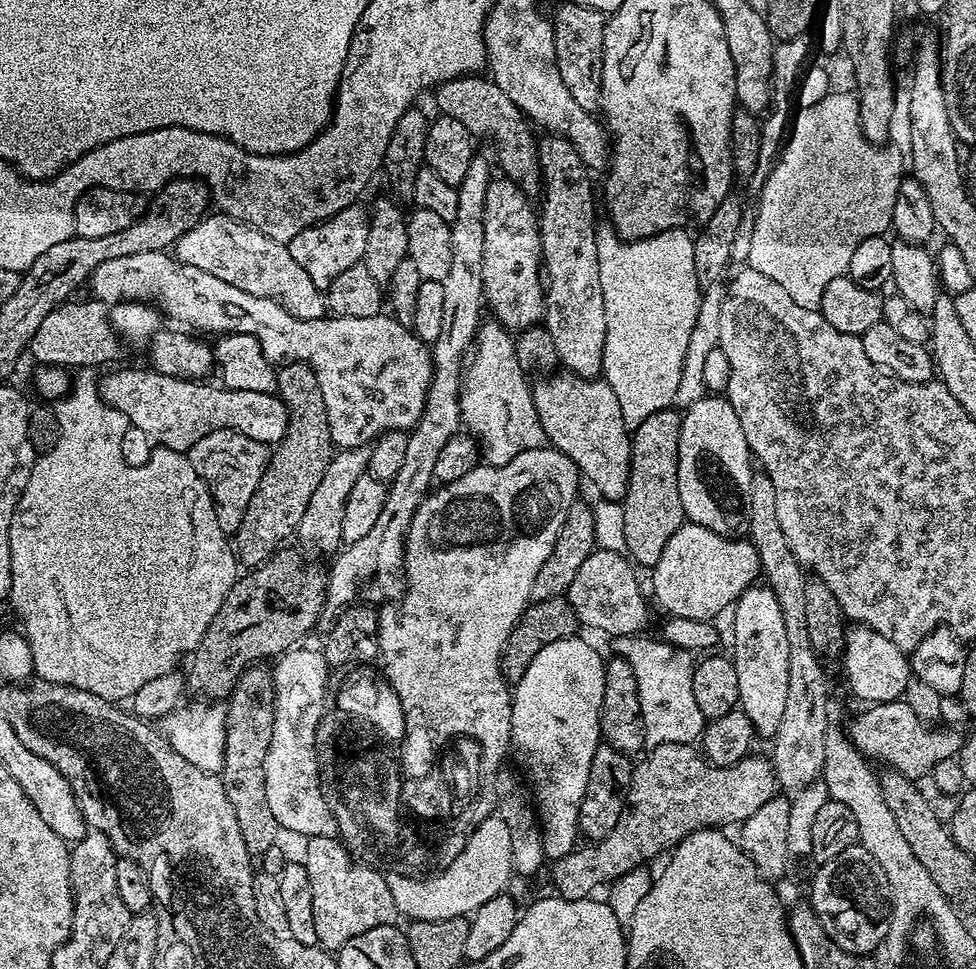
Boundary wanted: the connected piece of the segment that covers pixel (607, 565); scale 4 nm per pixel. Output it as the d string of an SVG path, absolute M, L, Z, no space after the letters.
M593 549L578 568L566 599L571 602L577 623L604 632L611 638L637 635L648 622L648 606L640 594L640 586L631 561L617 549Z

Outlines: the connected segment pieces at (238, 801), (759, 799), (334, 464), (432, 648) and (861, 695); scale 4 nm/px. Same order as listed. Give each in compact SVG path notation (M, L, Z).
M265 663L245 668L229 693L225 707L225 754L220 777L223 789L238 818L242 842L252 859L260 860L266 850L279 841L281 827L271 813L266 797L265 754L273 737L274 694L271 669Z
M657 744L640 759L635 761L626 807L622 810L618 823L614 825L614 830L610 830L610 834L606 834L606 838L595 846L588 846L592 848L577 846L565 856L555 857L551 861L555 895L567 900L589 899L595 893L592 892L595 888L600 888L603 884L604 887L611 885L612 881L617 880L622 874L647 865L649 863L647 860L652 860L655 856L663 857L671 853L676 845L699 828L743 824L746 818L750 818L750 814L762 810L762 806L766 806L766 802L770 802L778 792L776 769L773 768L771 759L764 757L763 760L755 754L745 756L737 764L720 766L705 759L692 744Z
M362 447L346 448L333 453L332 460L327 464L326 472L314 490L310 503L306 506L305 514L302 514L302 522L297 528L297 535L306 545L318 552L335 553L343 543L342 519L346 510L346 498L350 496L354 483L358 478L367 473L369 454L371 449Z
M545 446L543 448L535 448L534 450L526 450L522 454L510 458L510 462L506 462L506 466L493 466L493 464L481 463L462 478L458 478L457 481L441 484L435 491L424 497L424 500L420 503L418 510L414 514L414 518L410 522L408 533L404 538L402 576L406 581L406 587L403 589L398 602L385 603L379 609L376 635L374 637L374 643L380 647L380 660L384 663L384 668L382 667L383 675L386 677L388 683L392 685L393 690L397 692L398 698L401 699L402 710L408 717L408 740L467 740L468 738L482 738L492 742L492 752L495 757L496 755L504 756L507 752L509 755L510 743L512 741L512 692L510 691L509 681L505 680L503 674L500 672L500 655L504 649L506 638L510 638L514 626L519 624L521 616L524 615L524 609L528 607L530 601L533 599L532 587L534 586L534 578L538 578L538 570L542 570L542 562L546 562L546 558L550 558L550 550L554 550L554 542L558 538L558 530L562 530L562 522L566 522L566 514L570 510L570 506L577 503L576 487L579 484L582 484L582 477L576 463L565 452L559 452L556 448Z
M852 626L847 629L846 643L843 647L844 672L848 675L848 684L852 687L852 692L860 700L866 701L869 705L890 703L903 697L908 689L908 684L913 680L912 666L909 657L899 648L894 646L882 634L863 626Z

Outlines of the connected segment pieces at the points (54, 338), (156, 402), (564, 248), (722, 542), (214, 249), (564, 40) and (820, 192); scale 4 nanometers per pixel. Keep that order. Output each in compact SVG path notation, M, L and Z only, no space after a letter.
M95 298L80 300L77 304L68 304L72 302L61 303L53 312L46 314L42 318L42 326L34 330L34 338L28 343L28 352L37 361L40 366L63 366L65 369L72 368L92 368L95 364L108 364L120 352L122 341L116 335L115 328L112 327L112 317L110 315L109 305L103 304Z
M120 368L110 373L101 378L98 391L106 404L114 410L122 410L129 425L149 436L153 445L187 453L203 435L223 428L240 432L267 446L279 444L284 437L288 411L279 395L234 390L199 380L179 380L144 368Z
M548 134L539 141L539 157L540 157L540 178L542 181L542 195L540 204L538 202L538 223L540 225L540 258L542 261L542 276L546 281L544 289L544 319L542 324L548 329L550 338L553 339L554 349L557 350L557 358L559 363L563 365L567 371L573 372L576 376L586 376L596 378L603 373L604 370L604 347L606 346L606 302L602 302L602 282L598 278L598 250L596 242L596 230L598 227L596 220L596 210L592 206L592 180L589 168L584 165L582 158L578 158L578 154L570 142L566 138L555 134Z
M685 522L666 542L666 550L662 550L662 558L658 558L656 567L651 569L652 592L656 600L665 608L669 617L690 618L711 621L723 608L731 609L740 599L743 592L753 587L761 575L758 550L751 539L733 538L714 534L714 530L706 530L706 526Z
M223 214L205 216L190 230L186 230L186 234L182 234L182 238L176 240L174 256L186 266L196 266L198 270L212 274L214 278L220 278L222 282L236 286L238 290L246 290L246 294L273 300L294 318L322 320L326 315L325 293L318 286L314 286L314 282L310 282L310 276L306 274L306 270L302 270L302 266L298 266L298 262L294 262L294 258L290 258L288 246L274 242L274 238L266 238L266 234L262 234L256 228L251 228L249 224L244 224L240 220Z
M574 2L562 5L552 20L558 74L562 74L562 82L566 82L566 90L570 90L574 102L578 102L582 110L591 113L600 107L605 23L605 13L578 6Z
M839 92L826 97L821 104L814 108L800 108L797 111L797 116L795 113L794 121L790 126L790 137L783 145L779 159L766 179L763 188L758 192L760 212L758 211L758 235L755 237L754 267L762 274L766 274L766 278L774 278L774 282L786 286L790 298L794 298L794 302L798 302L798 306L814 309L821 307L823 292L830 286L830 282L847 273L853 258L856 257L856 249L872 236L883 236L893 227L892 213L900 196L898 195L900 192L899 162L894 157L879 152L876 149L879 147L868 139L862 123L859 99L853 93L851 96L848 92Z

